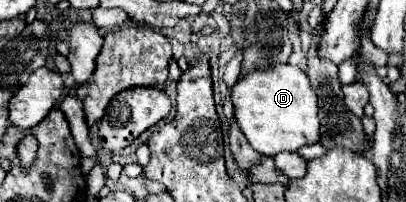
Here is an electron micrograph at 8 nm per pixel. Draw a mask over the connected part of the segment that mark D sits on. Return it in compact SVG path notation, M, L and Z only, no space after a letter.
M270 66L268 70L254 70L240 78L232 88L232 102L234 102L234 116L238 126L248 138L248 144L262 156L274 158L278 152L296 152L302 146L312 146L320 142L320 120L318 120L318 98L312 90L308 76L298 66Z

